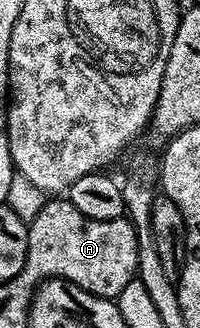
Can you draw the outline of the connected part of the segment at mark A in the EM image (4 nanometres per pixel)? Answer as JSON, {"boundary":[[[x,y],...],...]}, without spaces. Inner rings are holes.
{"boundary":[[[49,199],[45,205],[31,218],[28,222],[29,226],[29,259],[28,264],[31,269],[37,273],[42,273],[42,278],[45,279],[60,279],[62,281],[70,281],[72,285],[77,285],[80,289],[86,289],[92,293],[94,297],[104,297],[106,299],[116,299],[123,291],[123,287],[127,287],[127,283],[134,280],[137,273],[137,231],[133,227],[133,222],[126,219],[124,216],[119,216],[114,221],[93,221],[90,217],[84,215],[69,204],[65,199]]]}

